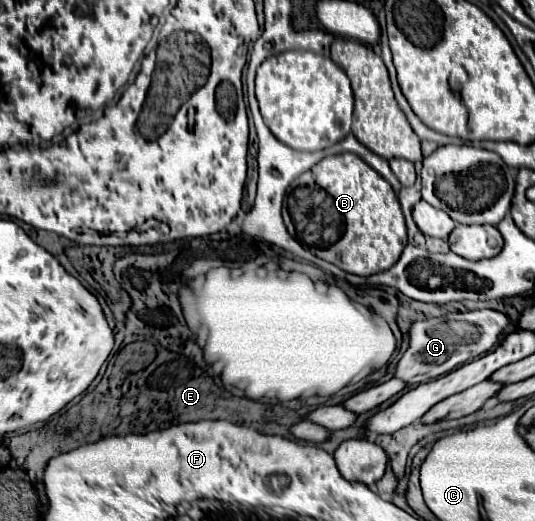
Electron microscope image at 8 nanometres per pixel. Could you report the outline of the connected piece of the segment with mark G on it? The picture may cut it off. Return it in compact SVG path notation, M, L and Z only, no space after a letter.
M480 309L480 311L468 311L468 313L448 313L436 319L422 319L414 321L410 325L410 343L404 355L400 357L394 377L402 379L408 385L426 383L432 379L438 379L456 367L488 353L496 341L502 329L508 325L508 317L492 311L492 309Z

